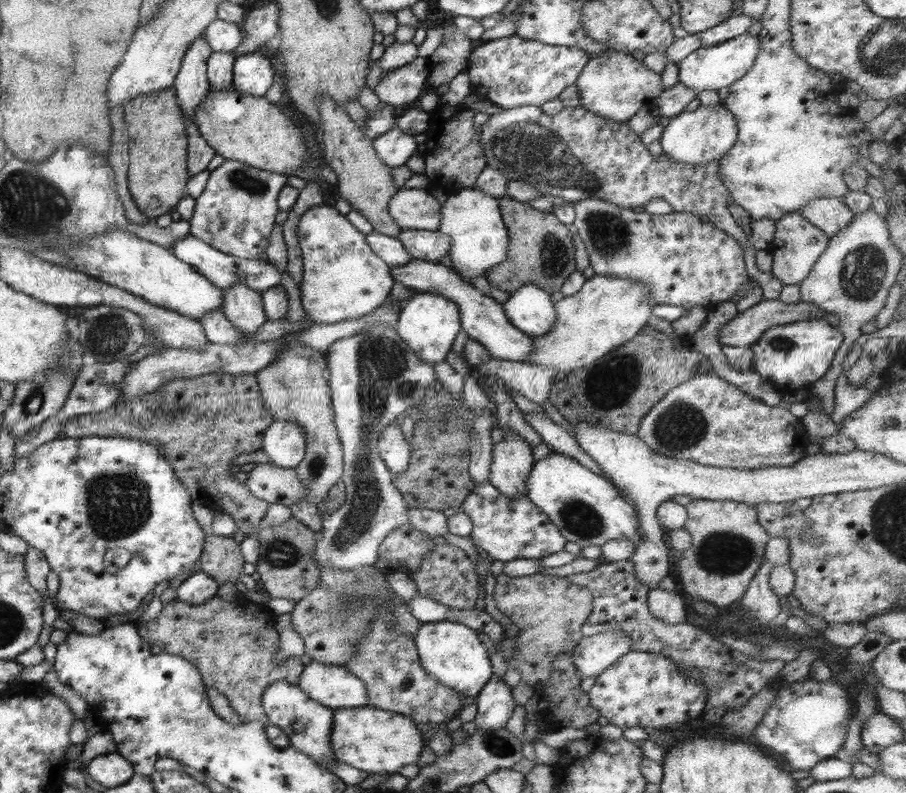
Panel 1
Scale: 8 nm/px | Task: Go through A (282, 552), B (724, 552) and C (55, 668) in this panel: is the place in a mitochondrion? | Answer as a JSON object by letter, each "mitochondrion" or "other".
{"A":"mitochondrion","B":"mitochondrion","C":"other"}

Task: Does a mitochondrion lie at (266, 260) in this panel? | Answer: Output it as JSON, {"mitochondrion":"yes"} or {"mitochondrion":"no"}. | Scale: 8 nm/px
{"mitochondrion":"no"}

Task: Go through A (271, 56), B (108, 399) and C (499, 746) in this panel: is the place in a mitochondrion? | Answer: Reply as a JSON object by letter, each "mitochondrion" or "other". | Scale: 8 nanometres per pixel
{"A":"other","B":"other","C":"mitochondrion"}

